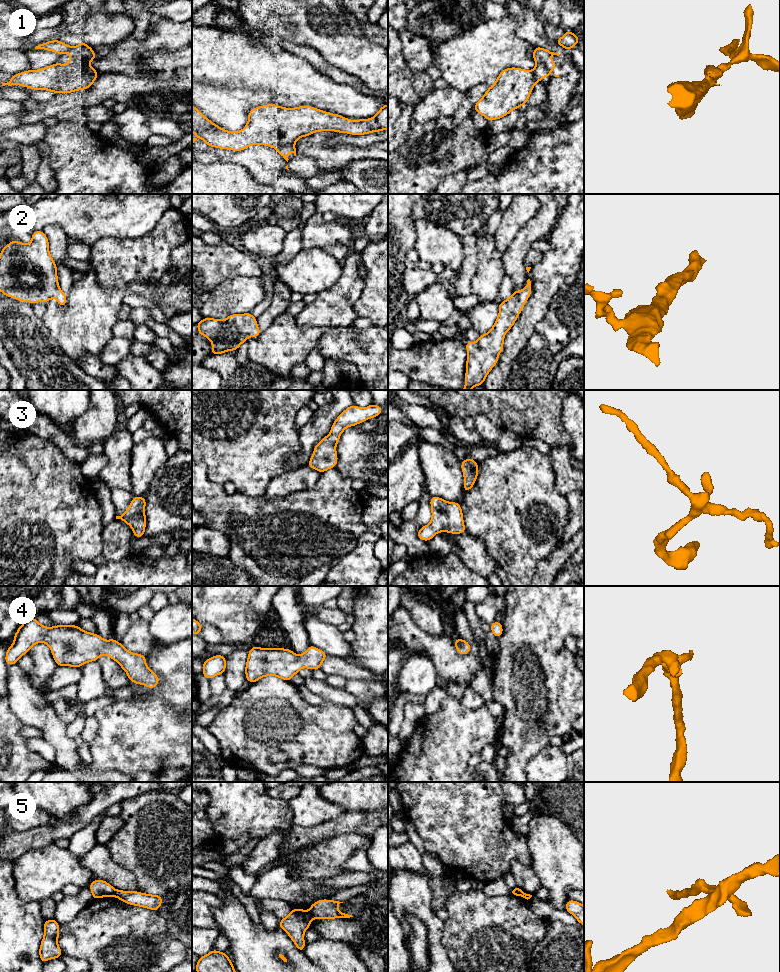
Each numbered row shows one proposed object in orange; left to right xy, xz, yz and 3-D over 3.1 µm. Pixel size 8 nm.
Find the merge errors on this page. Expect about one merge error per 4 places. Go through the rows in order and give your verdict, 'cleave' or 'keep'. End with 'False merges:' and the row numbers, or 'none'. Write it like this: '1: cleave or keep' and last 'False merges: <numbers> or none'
1: cleave
2: keep
3: keep
4: keep
5: cleave
False merges: 1, 5

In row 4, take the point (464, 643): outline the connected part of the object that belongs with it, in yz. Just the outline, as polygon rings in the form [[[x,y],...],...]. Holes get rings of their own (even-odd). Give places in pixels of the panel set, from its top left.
[[[455,638],[454,646],[461,655],[467,655],[471,650],[470,644],[464,639]]]

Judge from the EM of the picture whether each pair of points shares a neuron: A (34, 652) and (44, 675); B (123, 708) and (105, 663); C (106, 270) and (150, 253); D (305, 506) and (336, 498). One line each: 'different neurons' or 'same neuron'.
A: same neuron
B: different neurons
C: same neuron
D: same neuron

